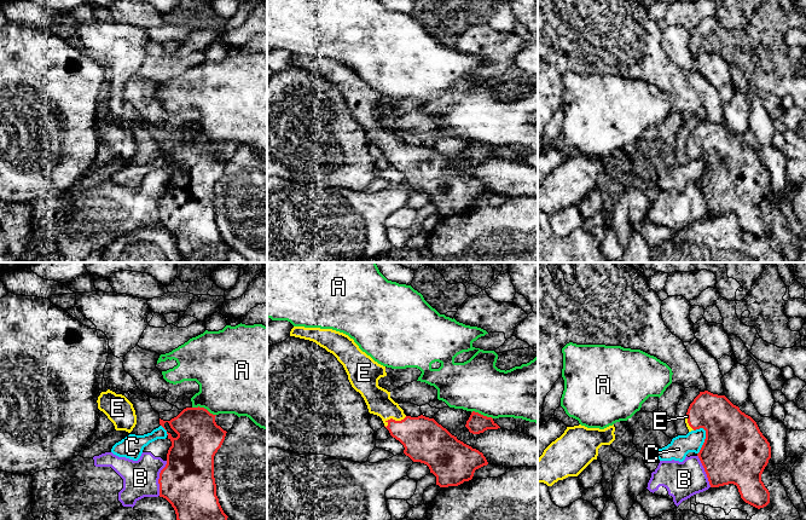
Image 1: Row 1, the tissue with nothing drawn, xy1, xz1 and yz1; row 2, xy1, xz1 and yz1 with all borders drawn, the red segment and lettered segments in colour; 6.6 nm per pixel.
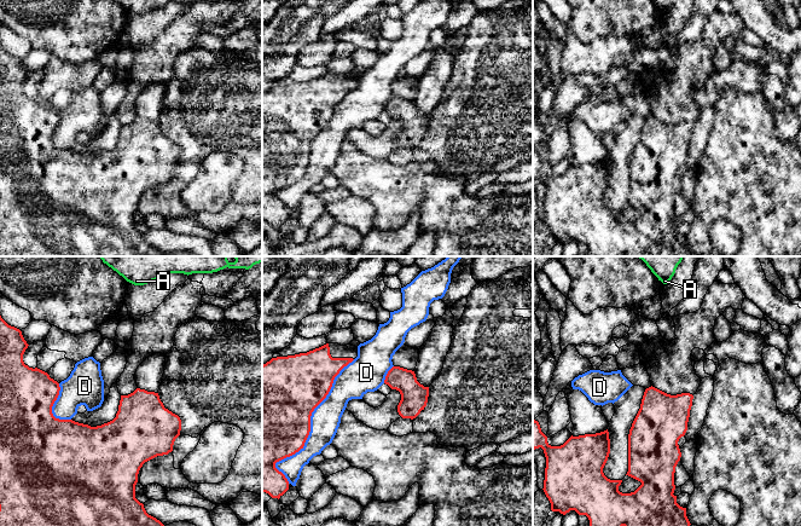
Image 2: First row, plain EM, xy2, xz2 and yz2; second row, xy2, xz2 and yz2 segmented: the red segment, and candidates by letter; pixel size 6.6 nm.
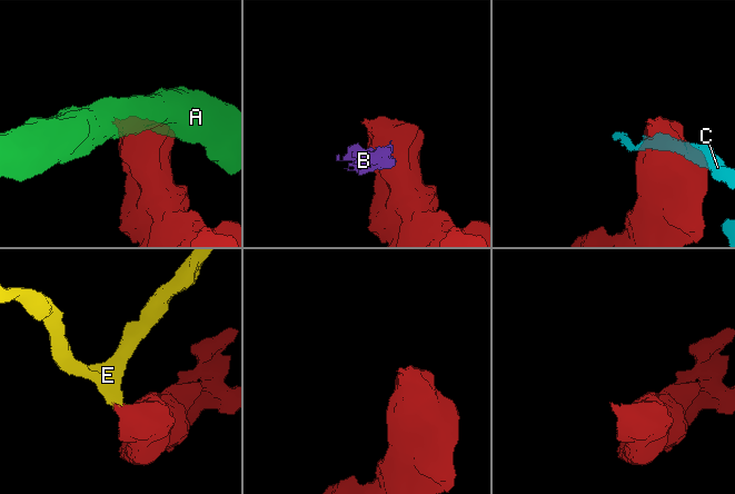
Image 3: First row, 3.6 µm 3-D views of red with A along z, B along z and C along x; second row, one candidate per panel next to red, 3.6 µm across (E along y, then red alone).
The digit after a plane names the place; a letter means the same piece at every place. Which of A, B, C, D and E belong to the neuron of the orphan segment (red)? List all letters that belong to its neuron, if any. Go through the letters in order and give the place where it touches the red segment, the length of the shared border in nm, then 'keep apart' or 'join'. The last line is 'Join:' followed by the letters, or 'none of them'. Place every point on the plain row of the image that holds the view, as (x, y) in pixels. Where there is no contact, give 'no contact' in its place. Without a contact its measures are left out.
A: xy1 (203, 137) | 170 nm | keep apart
B: xy1 (160, 207) | 240 nm | keep apart
C: yz1 (705, 169) | 190 nm | keep apart
D: xz2 (309, 154) | 950 nm | keep apart
E: xz1 (393, 149) | 170 nm | join
Join: E

